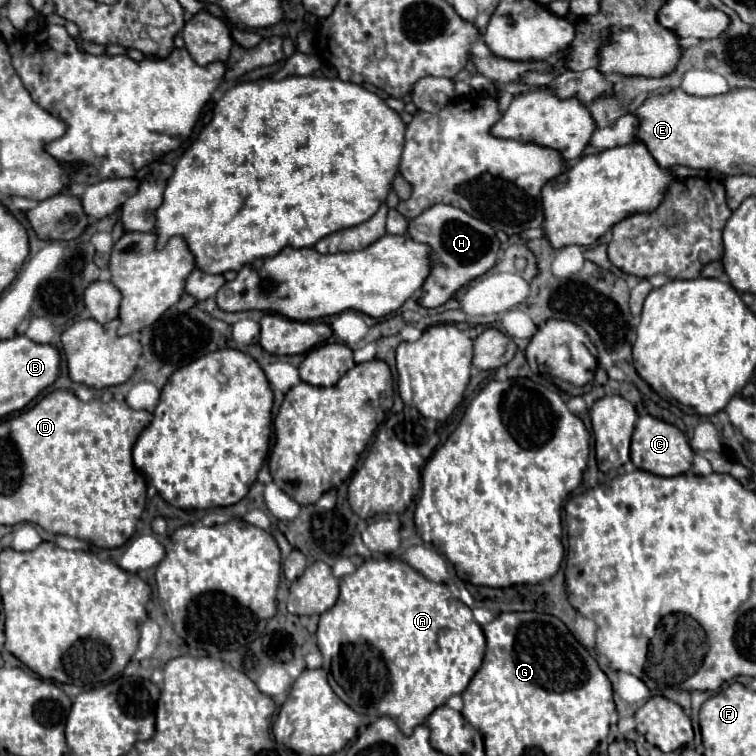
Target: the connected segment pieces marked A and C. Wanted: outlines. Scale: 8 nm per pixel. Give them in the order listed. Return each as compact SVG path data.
M370 559L352 575L340 579L340 597L332 609L320 615L316 631L320 651L334 651L330 673L348 697L362 709L388 715L404 735L422 725L448 697L460 695L482 665L486 639L474 621L470 607L454 599L444 583L428 581L402 559Z
M652 415L640 417L634 429L632 447L630 447L630 459L638 469L644 469L660 477L674 477L674 475L686 473L692 467L692 457L694 457L694 451L688 445L688 437L678 427L666 421L660 421Z

